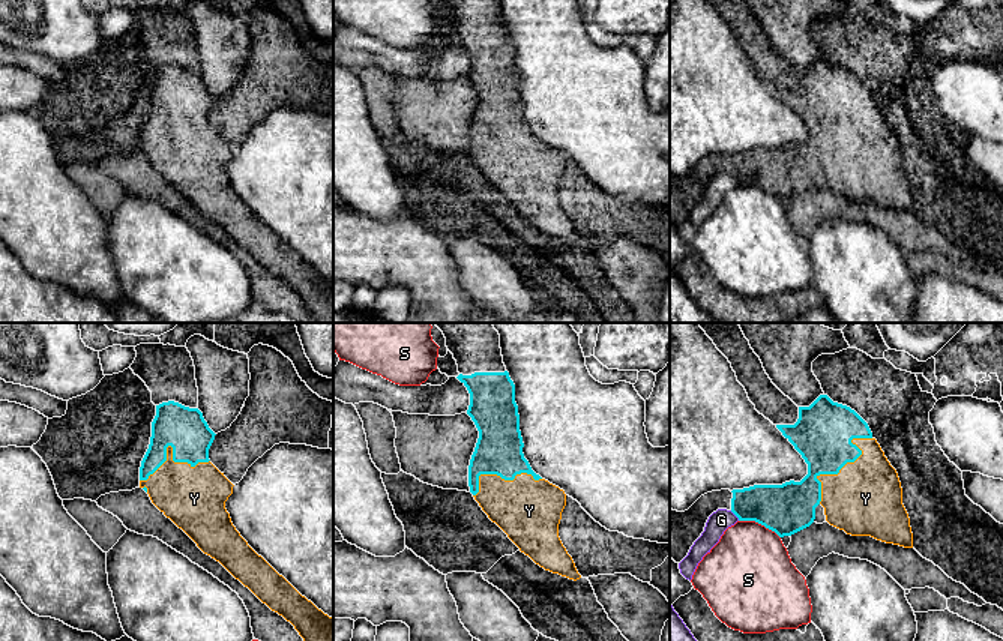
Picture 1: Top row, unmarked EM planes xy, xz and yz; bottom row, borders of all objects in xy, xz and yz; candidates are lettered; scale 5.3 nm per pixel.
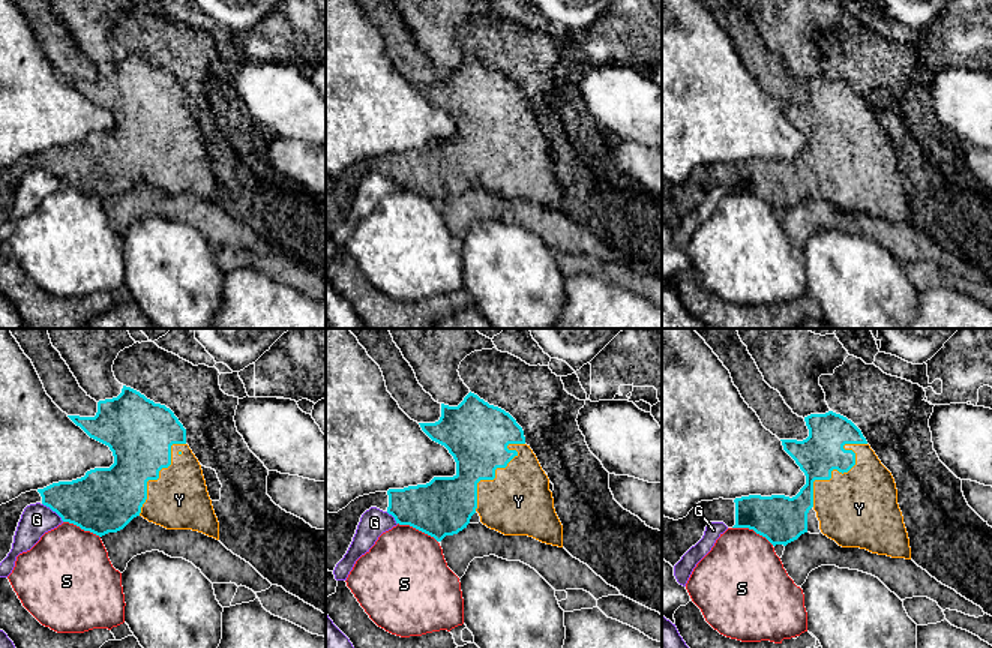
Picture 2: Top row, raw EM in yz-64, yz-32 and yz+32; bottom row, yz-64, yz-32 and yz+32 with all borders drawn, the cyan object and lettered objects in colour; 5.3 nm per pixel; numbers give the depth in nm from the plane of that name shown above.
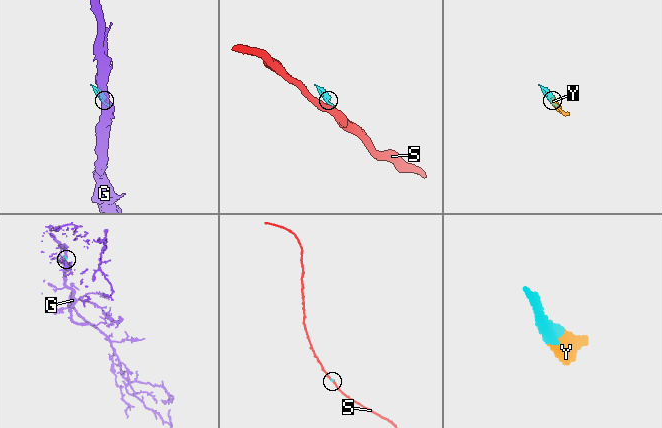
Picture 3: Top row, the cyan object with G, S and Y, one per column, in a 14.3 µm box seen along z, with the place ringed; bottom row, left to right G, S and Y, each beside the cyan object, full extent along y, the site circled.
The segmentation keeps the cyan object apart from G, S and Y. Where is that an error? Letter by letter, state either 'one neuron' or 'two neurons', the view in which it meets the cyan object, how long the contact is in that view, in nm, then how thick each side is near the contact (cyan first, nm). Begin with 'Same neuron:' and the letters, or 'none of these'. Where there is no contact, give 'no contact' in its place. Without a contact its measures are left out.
Same neuron: Y
G: two neurons; meets cyan in yz; contact 80 nm long; 260 nm thick on the cyan side, 110 nm on the other
S: two neurons; meets cyan in yz; contact 240 nm long; 280 nm thick on the cyan side, 440 nm on the other
Y: one neuron; meets cyan in yz; contact 460 nm long; 320 nm thick on the cyan side, 400 nm on the other

